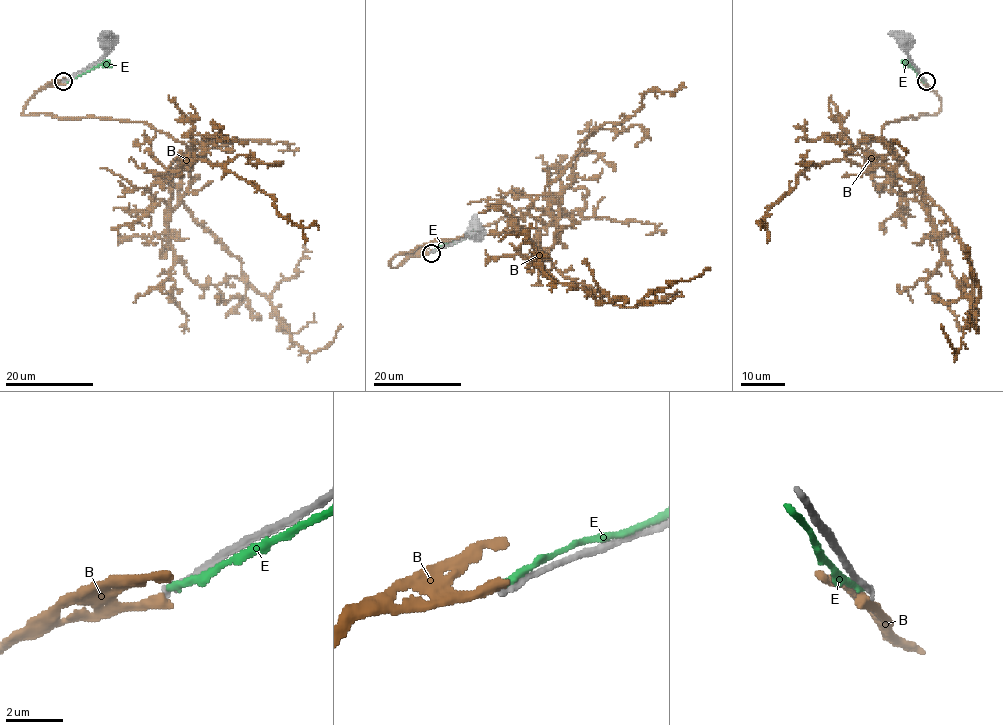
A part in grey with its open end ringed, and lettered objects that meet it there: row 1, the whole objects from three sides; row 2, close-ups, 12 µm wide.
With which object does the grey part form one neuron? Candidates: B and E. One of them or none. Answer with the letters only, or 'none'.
none

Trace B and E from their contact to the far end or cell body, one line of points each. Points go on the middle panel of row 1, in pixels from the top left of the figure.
B: (431, 252), (392, 267), (399, 254), (544, 207), (554, 218), (534, 241), (565, 277), (619, 305), (708, 267)
E: (433, 251), (478, 229)

